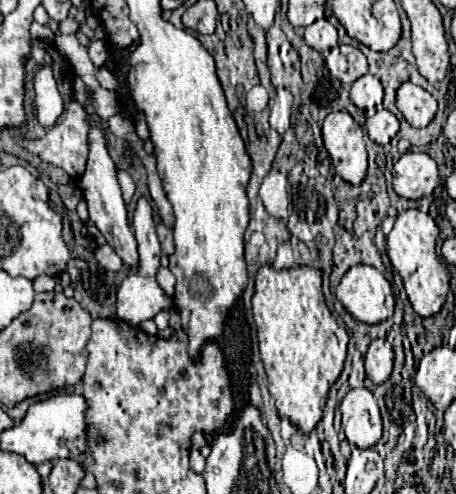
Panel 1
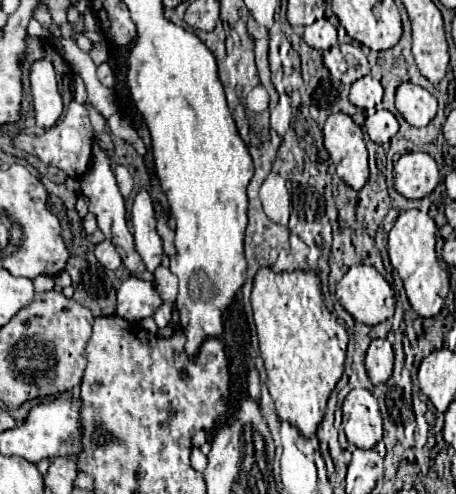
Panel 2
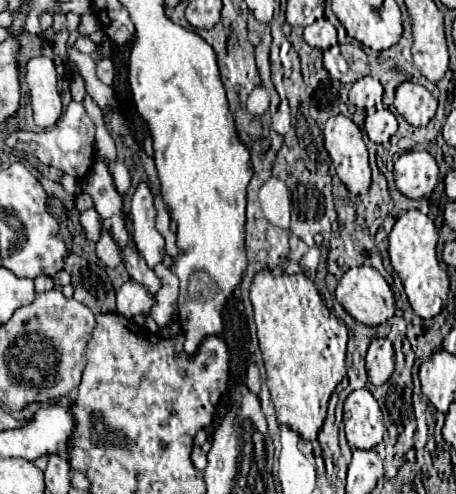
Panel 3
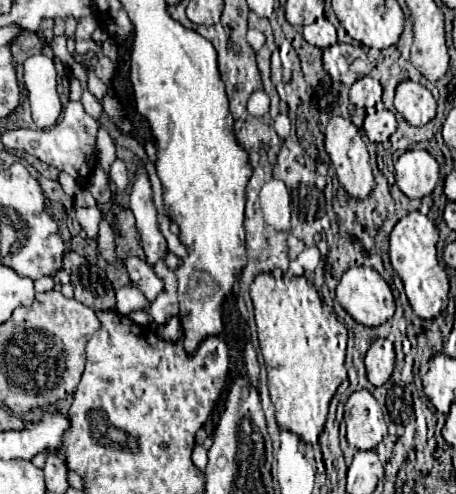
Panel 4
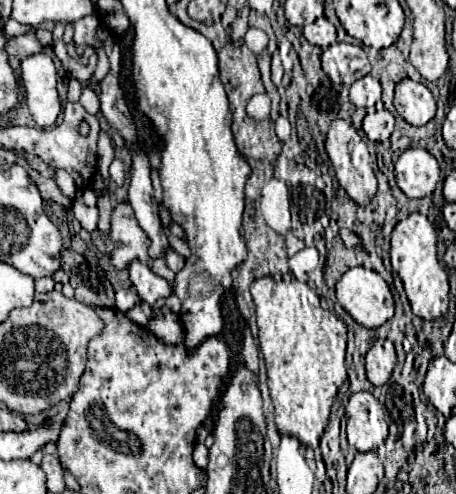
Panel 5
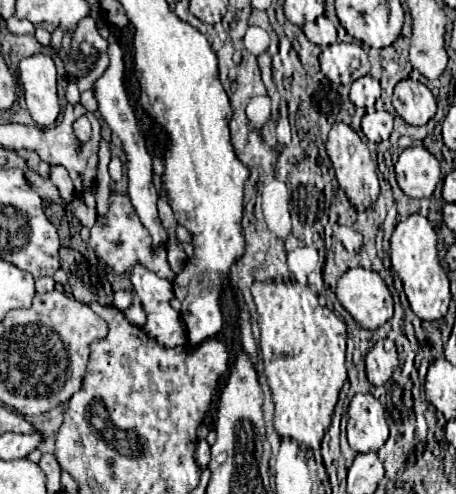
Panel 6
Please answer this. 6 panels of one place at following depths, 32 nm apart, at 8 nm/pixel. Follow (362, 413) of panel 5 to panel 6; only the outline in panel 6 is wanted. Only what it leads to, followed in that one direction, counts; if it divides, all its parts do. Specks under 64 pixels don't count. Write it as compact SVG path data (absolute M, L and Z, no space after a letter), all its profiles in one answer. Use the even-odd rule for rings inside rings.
M356 394L348 406L348 442L356 452L376 452L388 438L385 407L372 394Z

